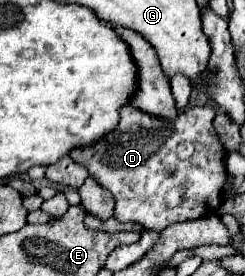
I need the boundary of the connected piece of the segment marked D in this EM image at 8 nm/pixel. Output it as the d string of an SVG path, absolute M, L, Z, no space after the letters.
M134 105L122 107L120 113L120 123L114 131L94 147L70 153L76 163L88 169L90 177L114 195L114 217L118 221L164 231L172 223L210 215L222 205L228 169L226 149L212 127L214 109L192 107L178 115L174 123L152 117Z

